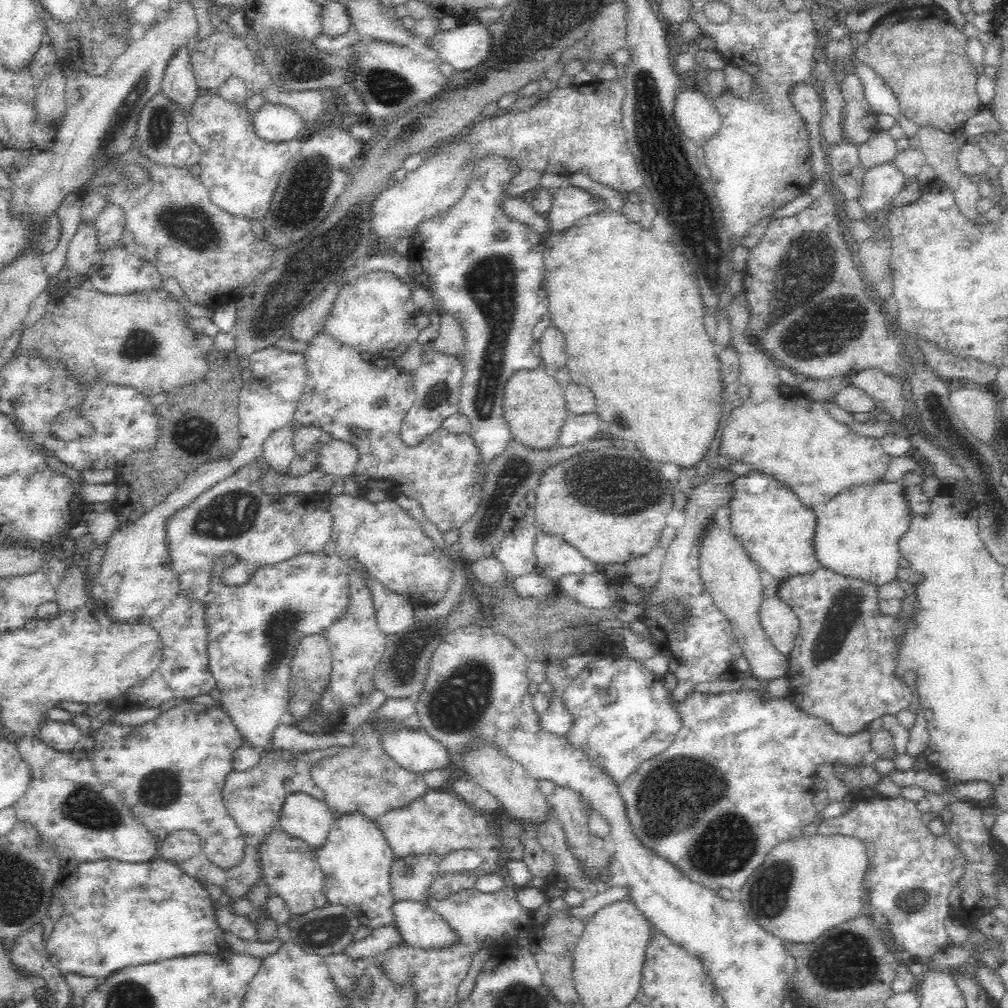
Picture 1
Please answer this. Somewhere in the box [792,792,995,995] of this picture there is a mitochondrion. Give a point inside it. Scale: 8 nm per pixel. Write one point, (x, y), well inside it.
(850, 955)

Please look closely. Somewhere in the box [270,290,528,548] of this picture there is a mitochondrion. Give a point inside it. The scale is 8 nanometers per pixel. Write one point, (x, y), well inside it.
(437, 396)

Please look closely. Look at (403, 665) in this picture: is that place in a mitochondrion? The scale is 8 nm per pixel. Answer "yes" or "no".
yes

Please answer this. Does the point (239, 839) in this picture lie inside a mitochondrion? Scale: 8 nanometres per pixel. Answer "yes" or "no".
no

